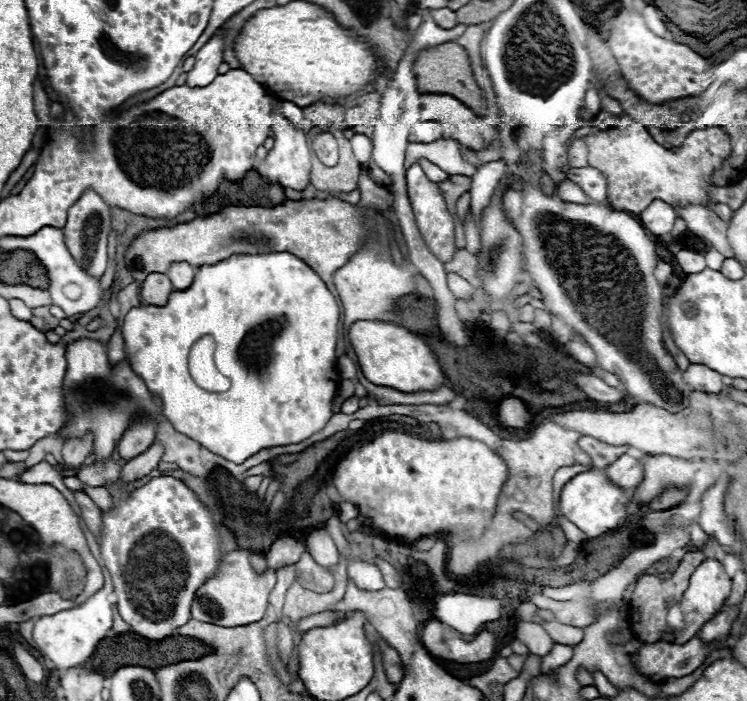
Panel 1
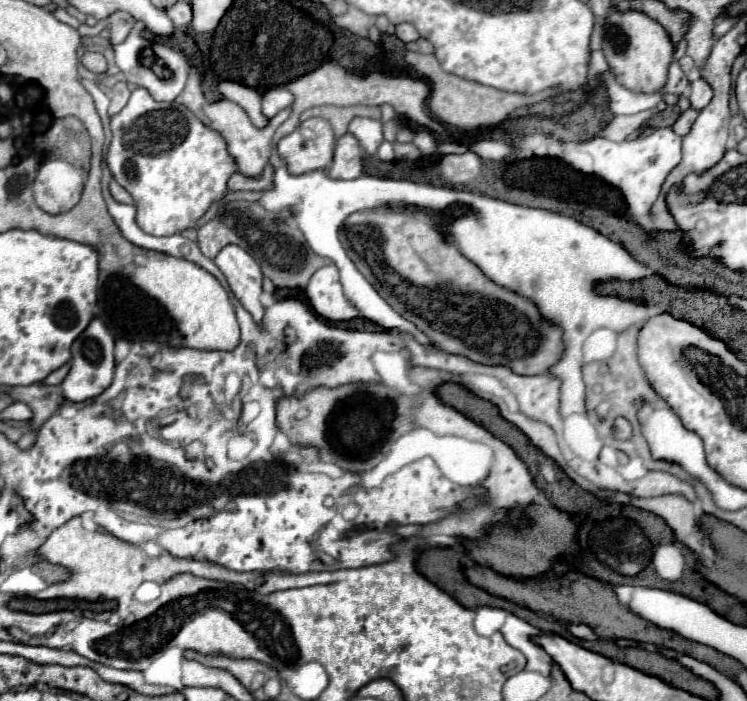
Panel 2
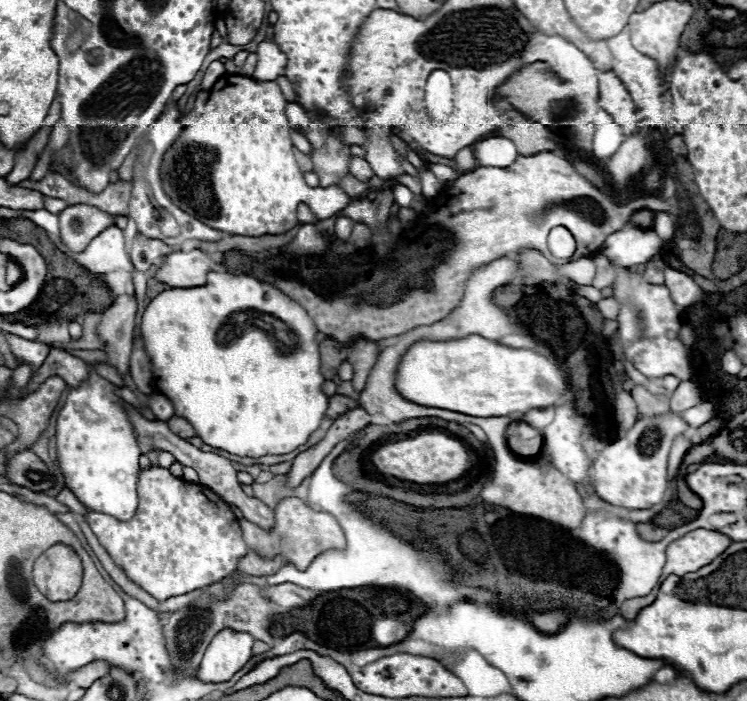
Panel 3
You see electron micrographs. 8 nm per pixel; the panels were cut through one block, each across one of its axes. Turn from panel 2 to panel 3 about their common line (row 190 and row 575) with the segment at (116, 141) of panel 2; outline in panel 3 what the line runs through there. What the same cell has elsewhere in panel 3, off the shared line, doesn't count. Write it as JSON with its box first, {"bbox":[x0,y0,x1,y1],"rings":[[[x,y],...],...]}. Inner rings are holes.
{"bbox":[86,466,250,600],"rings":[[[152,466],[138,476],[138,496],[140,506],[134,518],[120,522],[106,514],[88,512],[86,522],[114,562],[126,570],[128,578],[156,600],[188,594],[220,582],[250,552],[230,506],[210,488],[184,482],[172,476],[168,468]]]}

